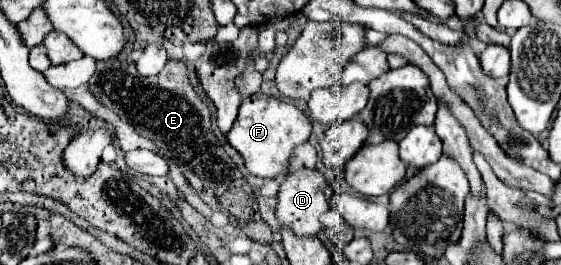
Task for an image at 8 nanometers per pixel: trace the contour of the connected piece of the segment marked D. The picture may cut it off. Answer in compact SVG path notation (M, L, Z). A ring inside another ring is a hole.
M297 169L291 171L287 175L287 179L281 183L279 189L279 201L277 201L277 219L281 225L287 225L289 229L293 229L299 235L317 235L321 229L321 221L319 217L329 209L329 201L325 197L325 187L327 187L327 179L323 173L319 173L317 169Z

